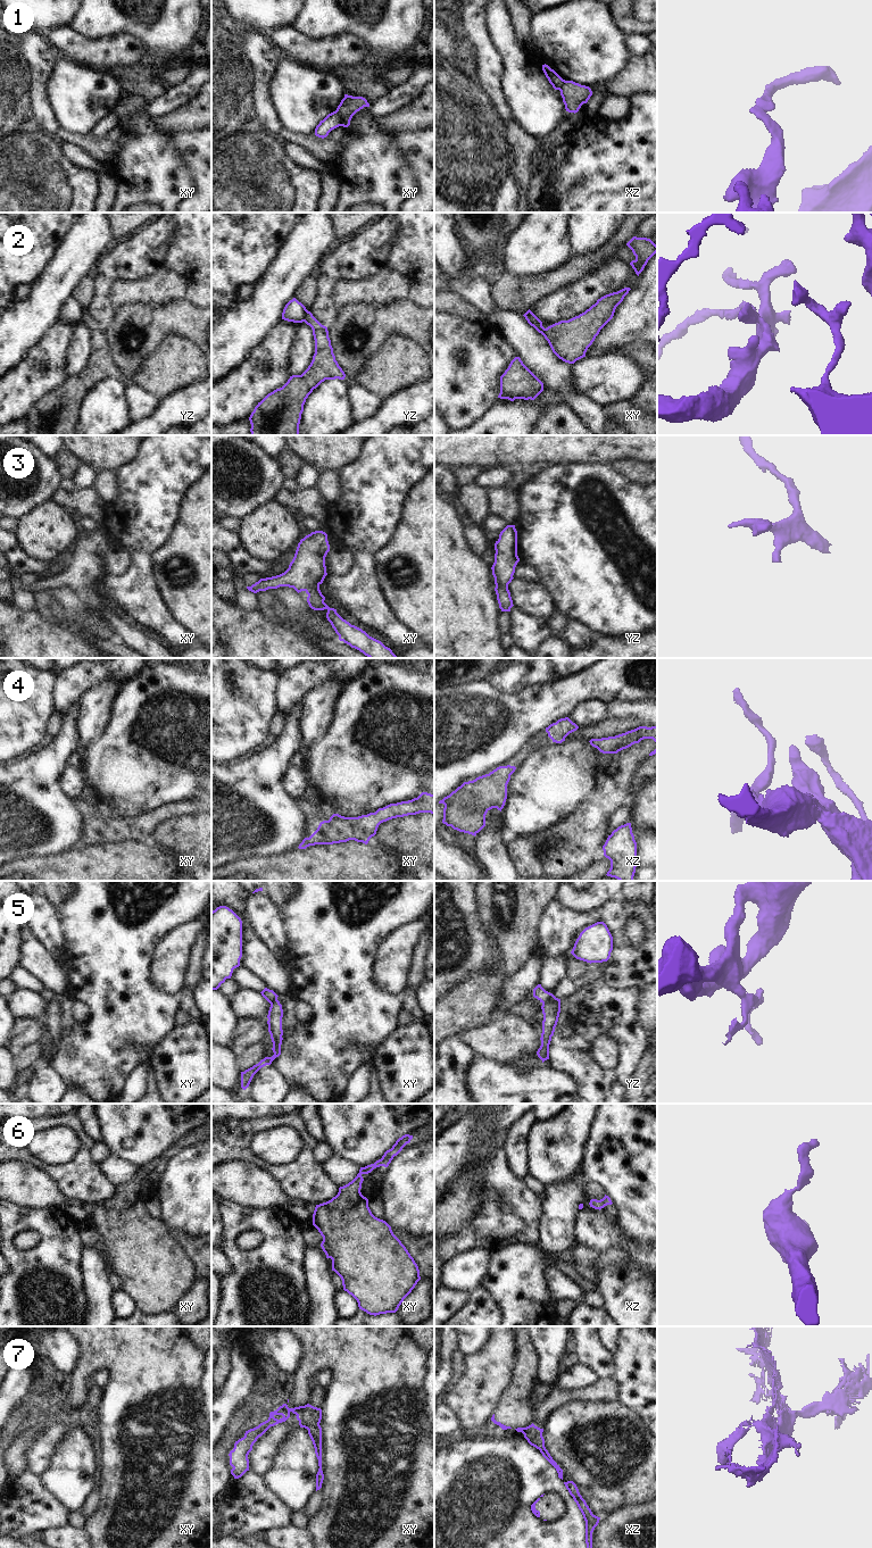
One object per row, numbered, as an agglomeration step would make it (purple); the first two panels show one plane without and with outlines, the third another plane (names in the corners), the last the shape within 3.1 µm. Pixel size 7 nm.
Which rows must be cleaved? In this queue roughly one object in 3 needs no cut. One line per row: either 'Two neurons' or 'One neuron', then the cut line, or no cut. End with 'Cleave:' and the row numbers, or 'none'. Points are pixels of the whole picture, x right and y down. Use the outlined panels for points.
1: Two neurons. Split along xy (335, 110), (342, 125)
2: Two neurons. Split along yz (307, 310), (302, 321)
3: One neuron. No split
4: One neuron. No split
5: Two neurons. Split along yz (554, 996), (542, 1004)
6: One neuron. No split
7: Two neurons. Split along xy (304, 1406), (296, 1414)
Cleave: 1, 2, 5, 7

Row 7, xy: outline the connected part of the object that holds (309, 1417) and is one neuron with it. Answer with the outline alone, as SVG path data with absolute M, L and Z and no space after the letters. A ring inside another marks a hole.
M309 1404L297 1414L300 1428L308 1430L308 1434L313 1441L315 1454L318 1459L318 1472L316 1474L316 1491L322 1488L324 1474L322 1471L322 1428L319 1425L322 1420L322 1409Z

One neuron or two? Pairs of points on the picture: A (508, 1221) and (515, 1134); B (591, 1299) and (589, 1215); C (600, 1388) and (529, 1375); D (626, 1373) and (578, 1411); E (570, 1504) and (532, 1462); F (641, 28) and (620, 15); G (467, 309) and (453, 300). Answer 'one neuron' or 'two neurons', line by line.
A: two neurons
B: two neurons
C: two neurons
D: two neurons
E: one neuron
F: one neuron
G: one neuron

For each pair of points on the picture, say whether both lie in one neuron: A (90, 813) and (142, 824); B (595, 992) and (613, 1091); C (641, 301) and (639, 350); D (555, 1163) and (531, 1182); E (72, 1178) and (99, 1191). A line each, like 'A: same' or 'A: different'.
A: same
B: same
C: different
D: different
E: same

